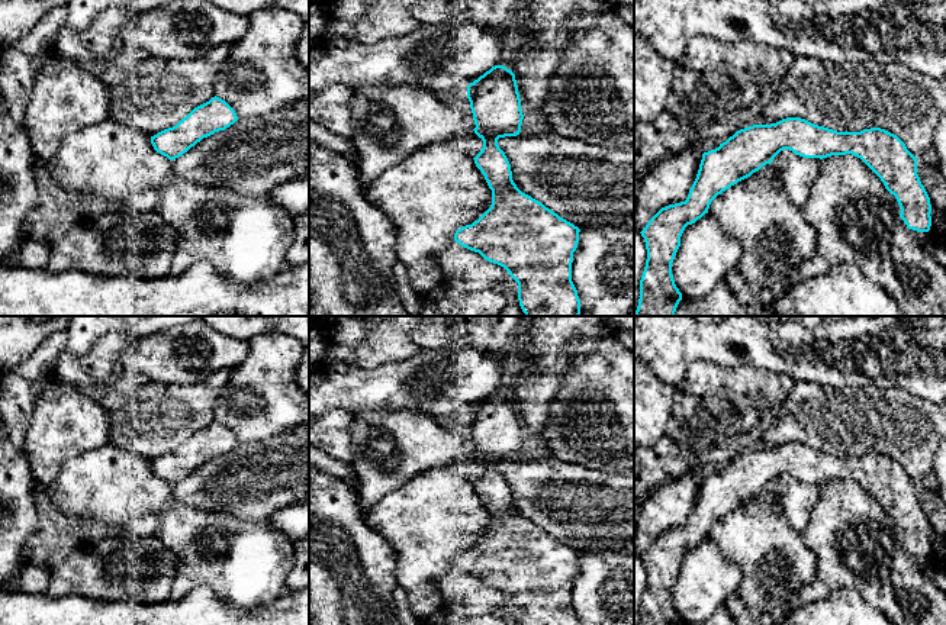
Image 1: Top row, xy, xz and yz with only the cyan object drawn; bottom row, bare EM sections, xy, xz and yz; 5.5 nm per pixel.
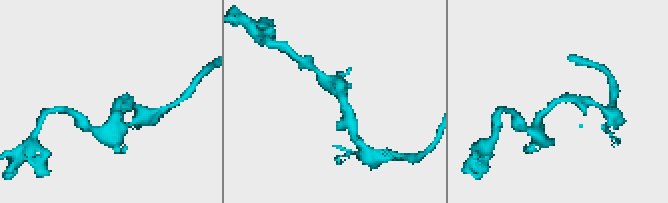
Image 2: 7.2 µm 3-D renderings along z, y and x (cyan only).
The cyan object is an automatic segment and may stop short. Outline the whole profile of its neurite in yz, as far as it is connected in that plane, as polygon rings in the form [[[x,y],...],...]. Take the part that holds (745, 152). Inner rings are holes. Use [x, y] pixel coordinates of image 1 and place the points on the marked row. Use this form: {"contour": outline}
{"contour": [[[801,117],[753,125],[704,152],[686,200],[662,207],[640,232],[647,260],[634,316],[675,316],[682,293],[675,284],[672,262],[685,228],[708,213],[718,194],[770,164],[783,149],[804,158],[846,154],[860,158],[895,196],[907,228],[930,231],[931,204],[917,174],[917,157],[897,135],[881,128],[837,132]]]}

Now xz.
{"contour": [[[503,65],[492,67],[467,86],[467,99],[476,125],[473,131],[483,141],[482,151],[473,160],[492,190],[492,204],[472,225],[457,229],[454,241],[509,273],[518,283],[518,300],[525,316],[579,316],[580,300],[572,281],[572,262],[580,229],[517,187],[511,164],[498,145],[499,138],[521,132],[524,115],[515,74]]]}

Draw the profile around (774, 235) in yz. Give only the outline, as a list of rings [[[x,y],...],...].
[[[768,164],[718,194],[711,202],[708,213],[740,244],[737,268],[756,289],[757,306],[768,306],[782,297],[794,284],[791,273],[817,249],[815,229],[788,199],[778,170]]]

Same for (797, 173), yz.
[[[789,149],[781,151],[772,161],[778,170],[788,199],[801,207],[811,193],[823,161],[820,158],[804,158]]]

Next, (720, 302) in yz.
[[[725,280],[702,299],[683,299],[679,302],[675,316],[749,316],[750,309],[740,305]]]

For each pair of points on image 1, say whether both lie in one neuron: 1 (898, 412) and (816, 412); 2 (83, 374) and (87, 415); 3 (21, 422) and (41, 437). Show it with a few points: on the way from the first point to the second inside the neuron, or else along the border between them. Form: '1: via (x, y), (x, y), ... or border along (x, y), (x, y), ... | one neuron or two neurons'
1: via (878, 412), (836, 412) | one neuron
2: border along (60, 379), (79, 390) | two neurons
3: border along (36, 395), (22, 450) | two neurons

